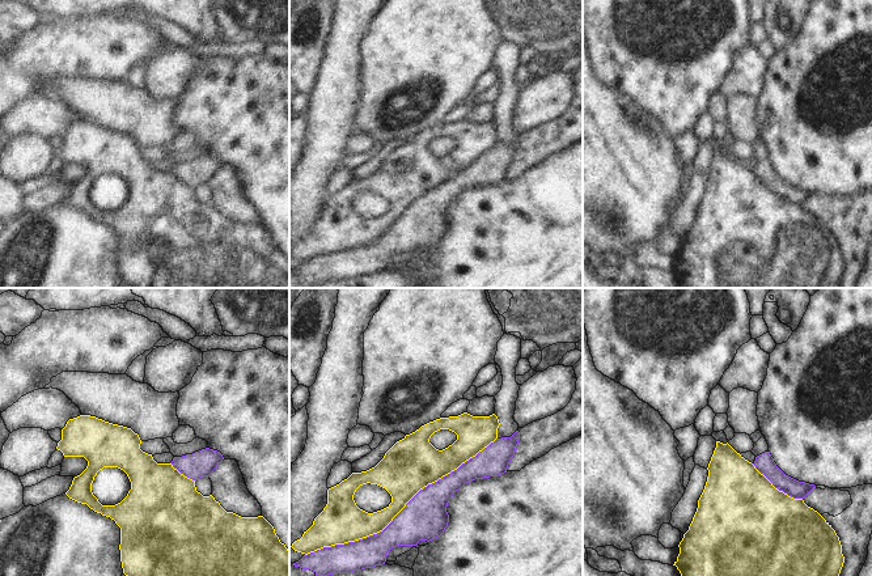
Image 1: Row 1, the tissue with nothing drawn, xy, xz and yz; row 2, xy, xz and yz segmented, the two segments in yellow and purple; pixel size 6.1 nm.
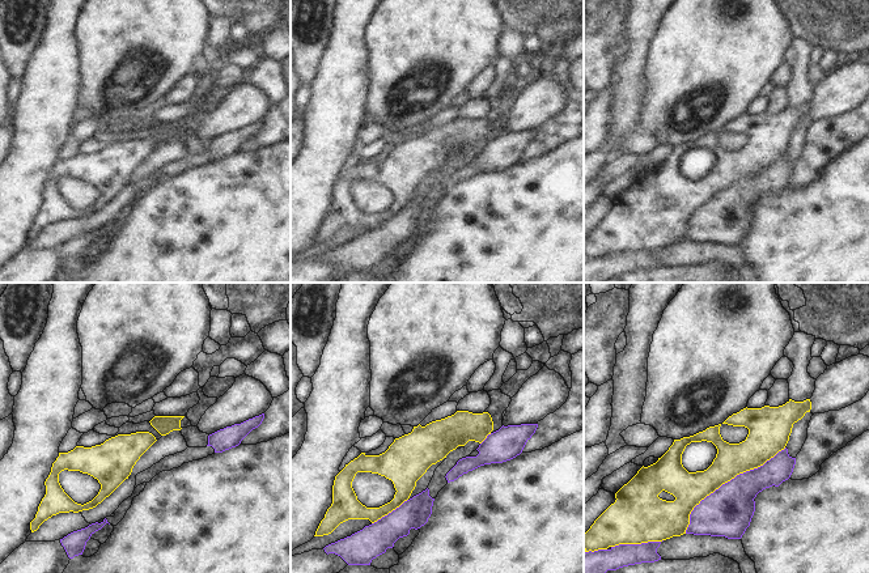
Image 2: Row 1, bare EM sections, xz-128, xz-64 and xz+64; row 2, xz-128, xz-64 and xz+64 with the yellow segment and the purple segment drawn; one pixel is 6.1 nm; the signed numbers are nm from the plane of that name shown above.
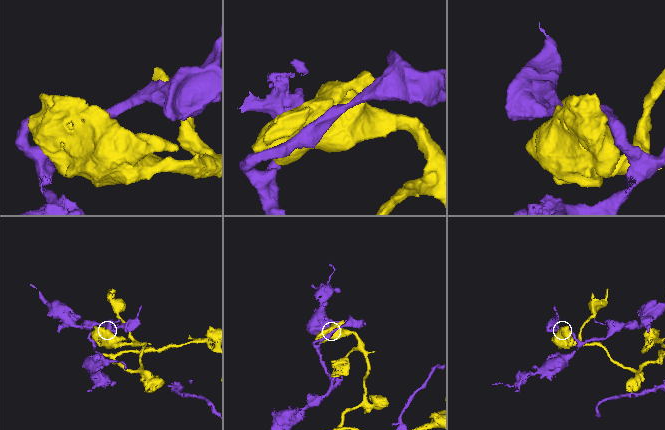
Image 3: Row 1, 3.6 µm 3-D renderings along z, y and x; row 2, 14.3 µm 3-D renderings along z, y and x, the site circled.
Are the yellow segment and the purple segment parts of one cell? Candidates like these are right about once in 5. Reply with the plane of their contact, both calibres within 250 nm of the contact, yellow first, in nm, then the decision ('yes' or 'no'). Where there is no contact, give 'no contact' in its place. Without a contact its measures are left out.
contact in xz; calibres 300 and 280 nm; no

